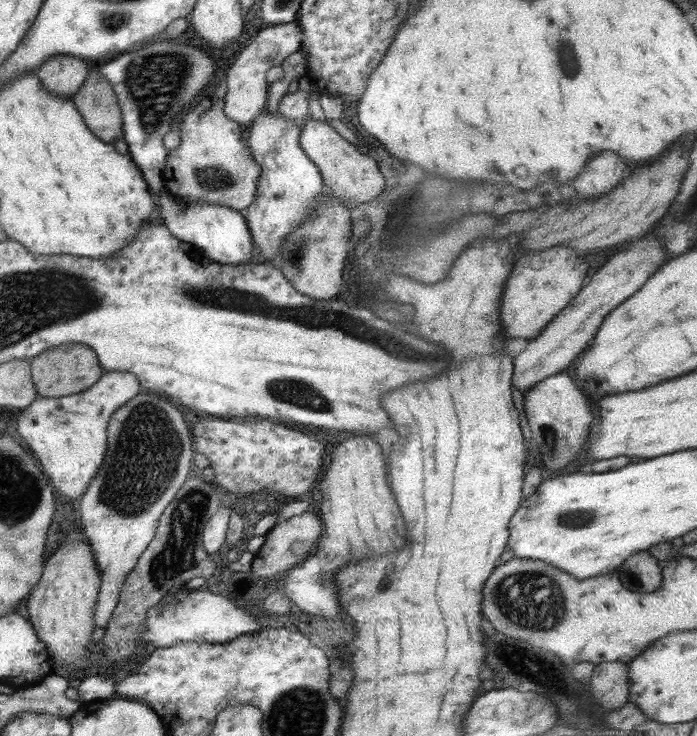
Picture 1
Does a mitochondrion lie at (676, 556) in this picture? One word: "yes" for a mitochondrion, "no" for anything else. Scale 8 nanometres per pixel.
no

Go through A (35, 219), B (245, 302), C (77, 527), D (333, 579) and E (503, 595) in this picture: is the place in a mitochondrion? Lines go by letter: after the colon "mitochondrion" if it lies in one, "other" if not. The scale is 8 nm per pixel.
A: other
B: mitochondrion
C: other
D: other
E: mitochondrion

